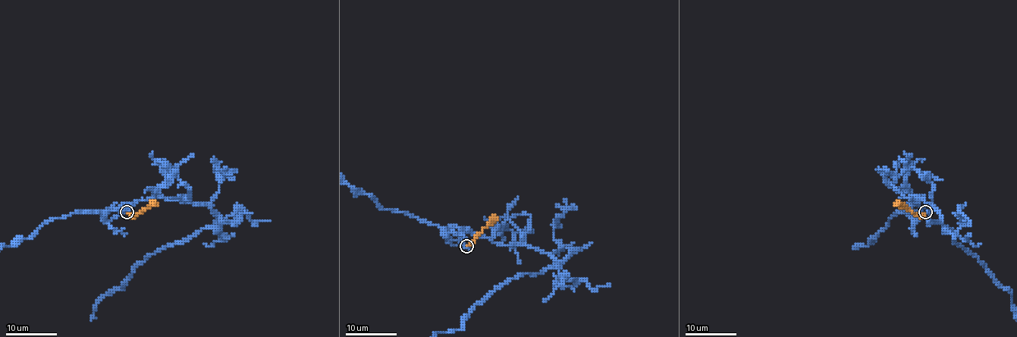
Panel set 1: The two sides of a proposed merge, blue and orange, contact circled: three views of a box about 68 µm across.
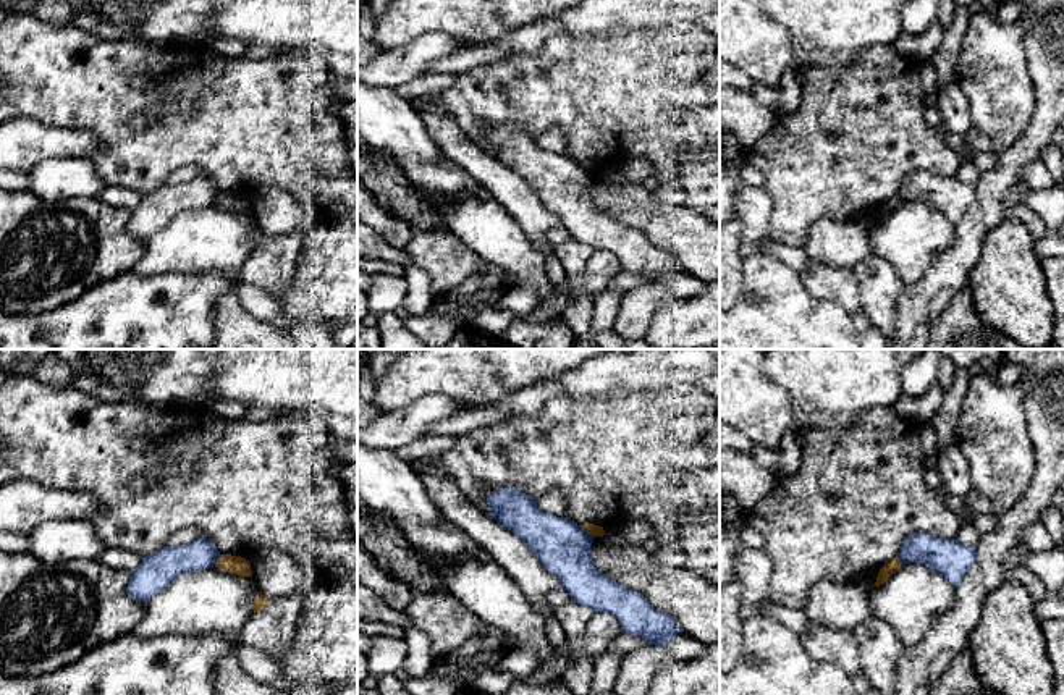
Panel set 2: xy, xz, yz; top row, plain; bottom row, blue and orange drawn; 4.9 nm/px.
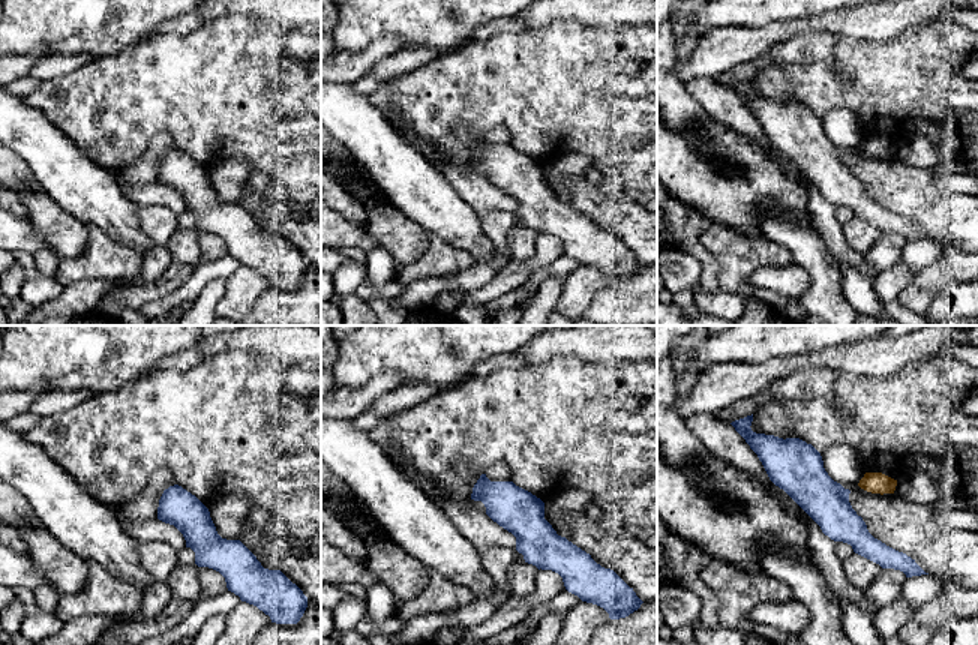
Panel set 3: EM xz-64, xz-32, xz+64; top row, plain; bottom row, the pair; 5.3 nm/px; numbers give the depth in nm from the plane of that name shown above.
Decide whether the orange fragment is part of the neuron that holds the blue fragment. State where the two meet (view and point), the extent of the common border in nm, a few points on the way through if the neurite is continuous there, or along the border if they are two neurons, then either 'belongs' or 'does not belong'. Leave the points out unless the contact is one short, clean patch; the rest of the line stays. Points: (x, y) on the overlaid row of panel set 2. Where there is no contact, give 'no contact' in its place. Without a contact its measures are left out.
contact xz (586, 532); length 100 nm; border xz (579, 526), (594, 537); does not belong

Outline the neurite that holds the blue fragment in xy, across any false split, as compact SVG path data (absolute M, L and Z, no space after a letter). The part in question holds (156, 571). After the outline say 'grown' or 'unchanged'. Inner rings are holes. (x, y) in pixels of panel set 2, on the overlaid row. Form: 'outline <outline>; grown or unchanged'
outline M207 537L183 546L163 546L144 556L139 566L129 572L128 595L136 601L146 601L165 590L181 574L213 567L220 556Z; unchanged

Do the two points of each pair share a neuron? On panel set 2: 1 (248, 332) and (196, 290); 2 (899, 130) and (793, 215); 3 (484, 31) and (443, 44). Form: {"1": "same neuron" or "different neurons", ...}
{"1": "different neurons", "2": "same neuron", "3": "different neurons"}

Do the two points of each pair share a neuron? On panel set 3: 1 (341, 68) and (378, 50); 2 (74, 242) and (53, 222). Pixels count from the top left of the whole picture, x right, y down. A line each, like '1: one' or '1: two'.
1: one
2: one

